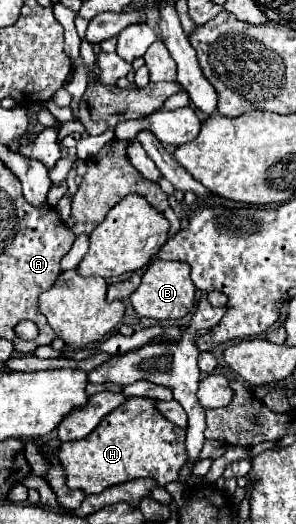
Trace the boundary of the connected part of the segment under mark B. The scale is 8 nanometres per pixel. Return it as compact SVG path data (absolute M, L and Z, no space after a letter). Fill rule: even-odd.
M153 260L143 274L141 286L131 294L131 304L139 316L155 320L177 320L187 316L195 308L195 284L191 282L189 266L185 262Z

